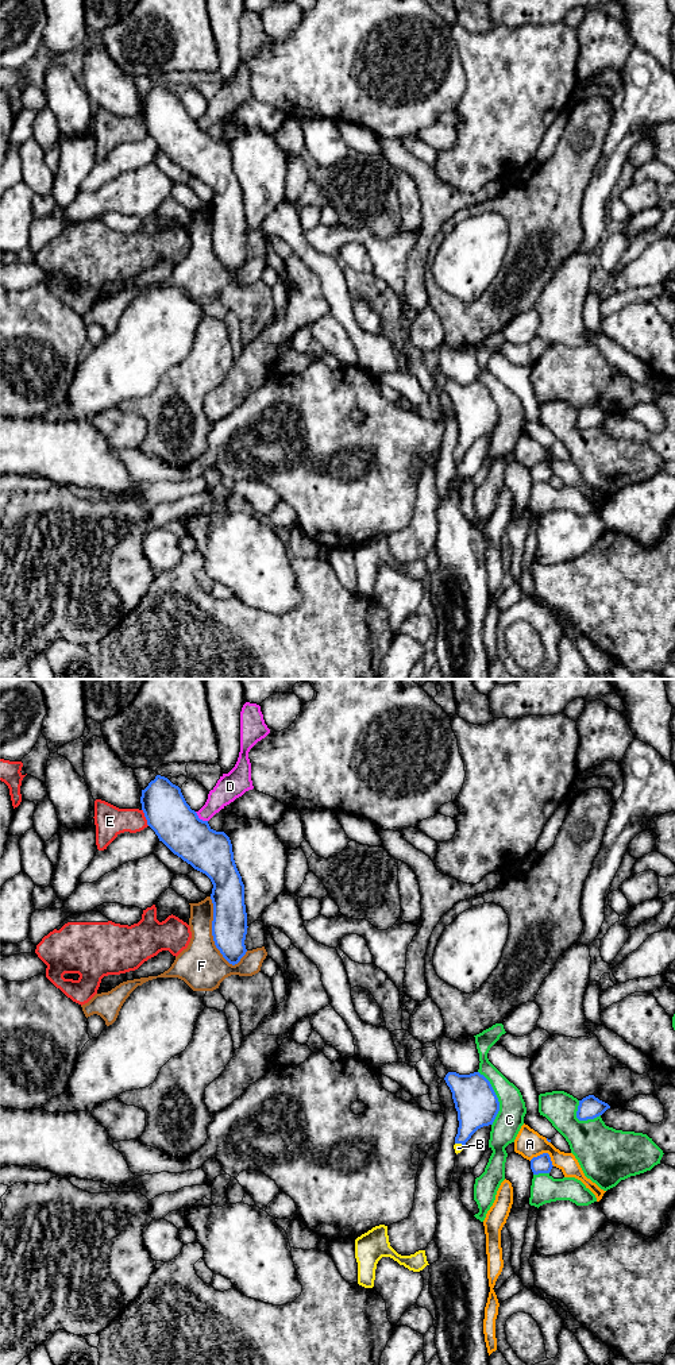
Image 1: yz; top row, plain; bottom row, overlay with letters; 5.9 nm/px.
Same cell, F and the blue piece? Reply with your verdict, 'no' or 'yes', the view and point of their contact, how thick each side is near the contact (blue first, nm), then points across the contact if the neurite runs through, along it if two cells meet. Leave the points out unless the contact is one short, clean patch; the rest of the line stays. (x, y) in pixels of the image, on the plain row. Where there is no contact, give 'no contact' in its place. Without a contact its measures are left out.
no; contact yz (212, 241); calibres 200 and 280 nm

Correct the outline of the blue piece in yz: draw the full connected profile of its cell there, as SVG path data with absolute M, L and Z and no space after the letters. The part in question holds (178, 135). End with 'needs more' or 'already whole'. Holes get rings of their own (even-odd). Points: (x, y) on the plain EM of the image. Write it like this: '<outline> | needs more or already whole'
M157 84L142 99L147 134L174 163L205 182L212 193L212 244L216 257L232 274L246 263L247 221L244 193L236 177L230 146L213 139L186 112L181 97Z | already whole

